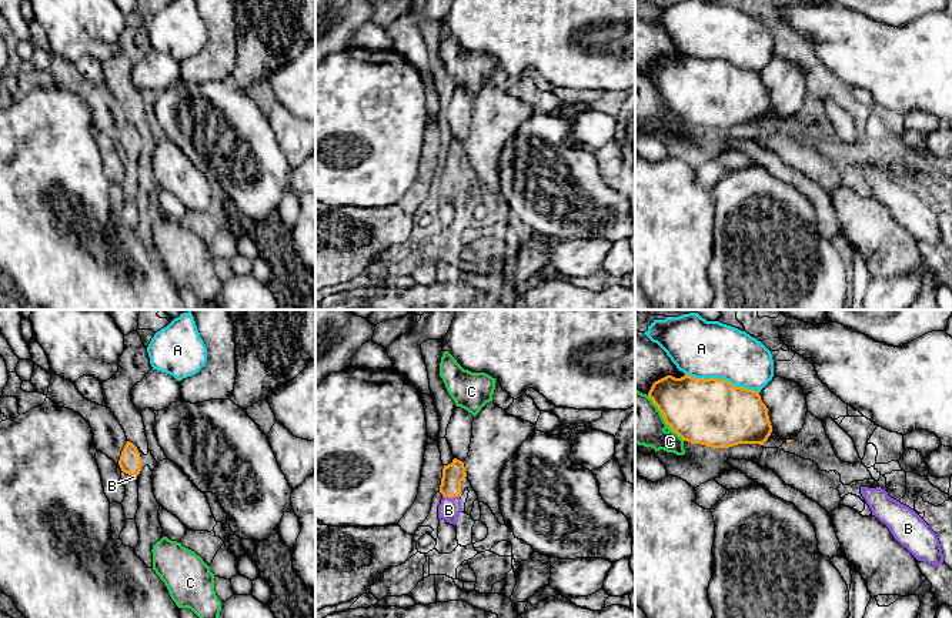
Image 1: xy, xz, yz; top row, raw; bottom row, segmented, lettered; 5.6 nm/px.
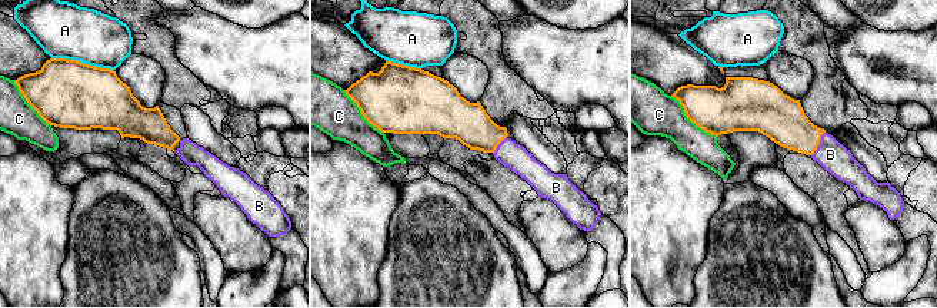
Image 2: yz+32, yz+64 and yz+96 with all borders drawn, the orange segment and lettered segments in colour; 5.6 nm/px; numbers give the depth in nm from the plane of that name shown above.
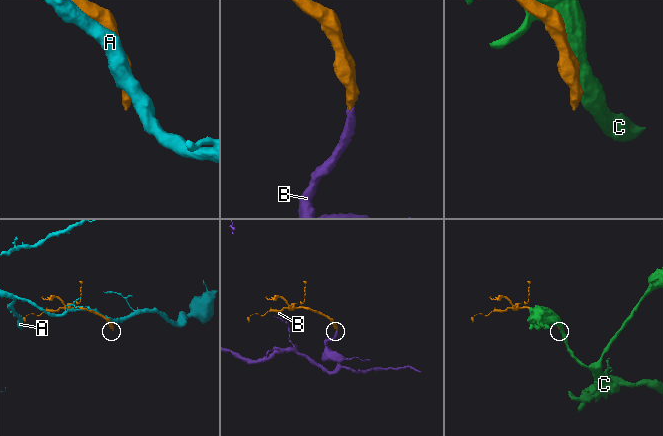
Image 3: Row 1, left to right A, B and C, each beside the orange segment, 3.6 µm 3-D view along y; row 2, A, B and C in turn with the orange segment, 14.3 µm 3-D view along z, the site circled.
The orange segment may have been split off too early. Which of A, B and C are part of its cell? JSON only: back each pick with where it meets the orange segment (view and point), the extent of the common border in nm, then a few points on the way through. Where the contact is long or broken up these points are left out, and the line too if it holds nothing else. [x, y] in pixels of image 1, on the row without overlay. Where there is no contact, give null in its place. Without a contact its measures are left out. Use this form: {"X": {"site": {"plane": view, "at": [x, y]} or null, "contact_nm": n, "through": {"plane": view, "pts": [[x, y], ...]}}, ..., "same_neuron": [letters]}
{"B": {"site": {"plane": "xz", "at": [451, 177]}, "contact_nm": 100, "through": {"plane": "xz", "pts": [[453, 154], [451, 177], [448, 190]]}}, "same_neuron": ["B"]}

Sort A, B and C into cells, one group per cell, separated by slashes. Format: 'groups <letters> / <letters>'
groups A / B / C

